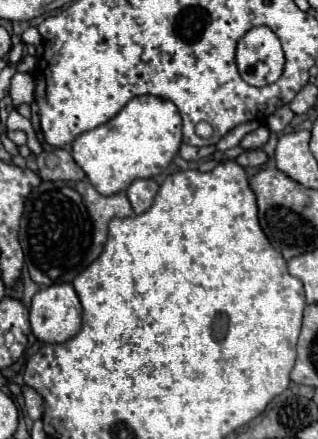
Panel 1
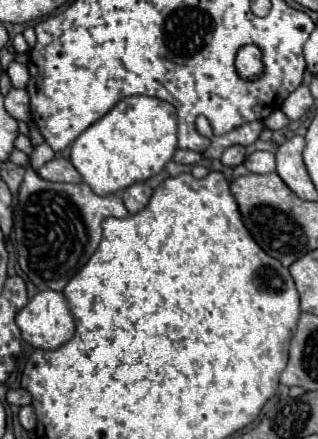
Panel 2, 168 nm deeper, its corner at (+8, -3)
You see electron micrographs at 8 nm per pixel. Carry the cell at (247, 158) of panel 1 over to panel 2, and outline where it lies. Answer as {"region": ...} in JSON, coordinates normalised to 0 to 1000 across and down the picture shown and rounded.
{"region":[[[805,344],[767,367],[774,385],[792,394],[855,394],[868,390],[868,362],[849,344]]]}

